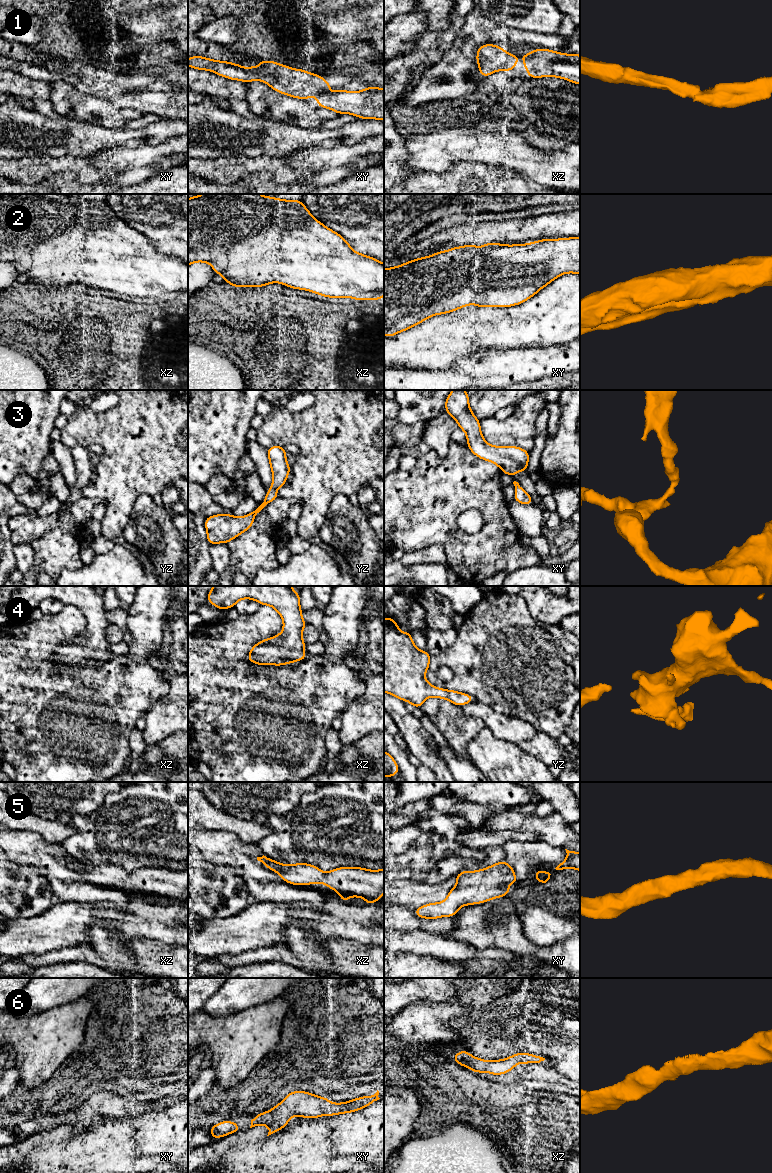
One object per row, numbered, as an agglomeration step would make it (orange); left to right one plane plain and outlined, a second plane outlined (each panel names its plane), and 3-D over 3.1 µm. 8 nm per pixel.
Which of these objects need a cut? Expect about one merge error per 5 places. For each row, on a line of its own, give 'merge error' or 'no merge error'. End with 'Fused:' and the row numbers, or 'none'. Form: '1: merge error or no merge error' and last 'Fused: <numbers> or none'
1: no merge error
2: no merge error
3: no merge error
4: no merge error
5: no merge error
6: no merge error
Fused: none

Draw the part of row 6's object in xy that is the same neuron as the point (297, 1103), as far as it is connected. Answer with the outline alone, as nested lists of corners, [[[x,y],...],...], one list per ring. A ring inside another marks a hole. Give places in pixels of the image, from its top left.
[[[306,1091],[290,1092],[277,1106],[267,1112],[256,1115],[251,1120],[251,1126],[267,1125],[268,1135],[287,1126],[292,1116],[319,1118],[323,1115],[330,1117],[361,1110],[379,1100],[379,1091],[373,1096],[362,1096],[343,1103],[331,1103],[327,1097],[320,1097]]]

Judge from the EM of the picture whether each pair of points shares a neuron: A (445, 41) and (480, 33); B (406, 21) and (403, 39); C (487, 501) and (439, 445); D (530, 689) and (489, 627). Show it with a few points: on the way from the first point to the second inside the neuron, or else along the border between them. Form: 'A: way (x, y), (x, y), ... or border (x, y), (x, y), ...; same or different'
A: border (464, 18), (464, 23), (451, 47), (440, 59); different
B: way (406, 25), (403, 35); same
C: border (452, 440), (444, 457), (431, 450); different
D: way (526, 674), (503, 651), (503, 642); same

